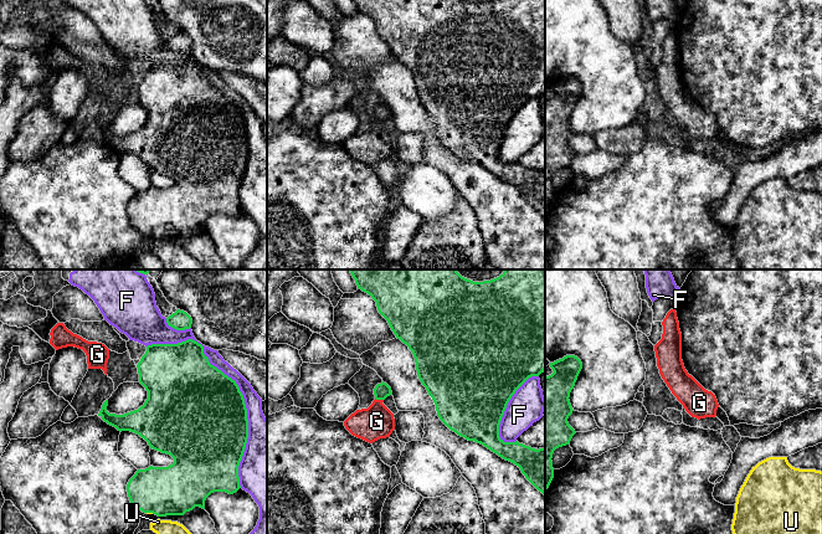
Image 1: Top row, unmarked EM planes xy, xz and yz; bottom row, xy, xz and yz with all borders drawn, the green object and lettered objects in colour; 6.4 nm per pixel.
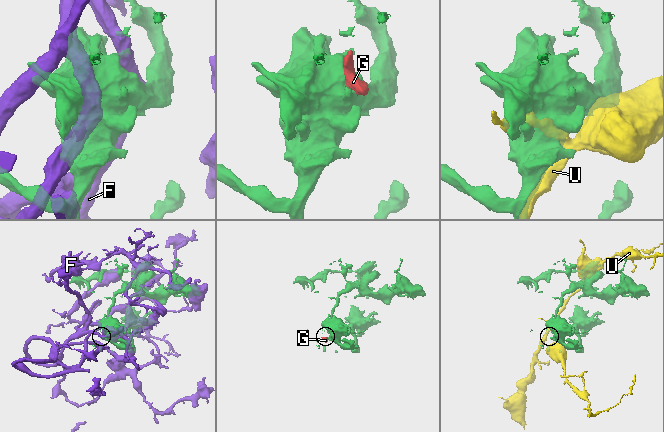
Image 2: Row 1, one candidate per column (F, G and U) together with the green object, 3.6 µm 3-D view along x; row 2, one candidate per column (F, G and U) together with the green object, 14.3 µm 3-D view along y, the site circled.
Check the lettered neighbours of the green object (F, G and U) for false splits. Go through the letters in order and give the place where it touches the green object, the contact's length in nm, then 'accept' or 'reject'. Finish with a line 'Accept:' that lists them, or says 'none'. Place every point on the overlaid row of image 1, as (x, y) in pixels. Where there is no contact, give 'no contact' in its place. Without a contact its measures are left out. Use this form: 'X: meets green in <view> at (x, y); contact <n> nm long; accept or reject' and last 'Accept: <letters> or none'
F: meets green in xy at (237, 386); contact 1100 nm long; reject
G: meets green in xz at (379, 399); contact 60 nm long; accept
U: meets green in xy at (150, 512); contact 50 nm long; reject
Accept: G

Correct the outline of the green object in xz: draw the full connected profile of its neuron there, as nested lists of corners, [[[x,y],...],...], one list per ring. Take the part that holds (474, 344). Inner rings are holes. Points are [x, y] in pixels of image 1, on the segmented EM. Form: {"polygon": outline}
{"polygon": [[[349,269],[359,289],[375,302],[379,313],[387,320],[391,330],[412,351],[420,381],[432,397],[440,420],[458,436],[483,445],[505,461],[518,466],[525,478],[545,496],[545,448],[531,448],[523,443],[504,442],[499,437],[499,425],[507,405],[515,391],[531,376],[545,371],[545,269],[504,269],[490,281],[473,282],[462,277],[457,269]]]}

